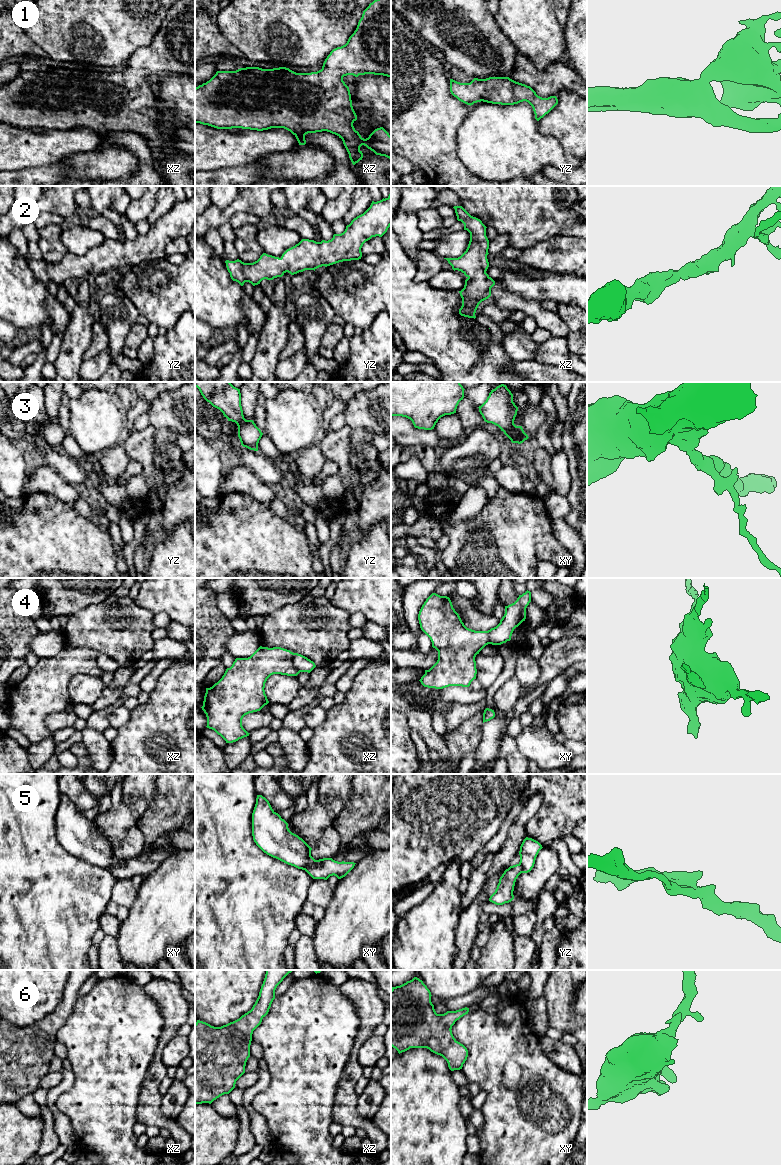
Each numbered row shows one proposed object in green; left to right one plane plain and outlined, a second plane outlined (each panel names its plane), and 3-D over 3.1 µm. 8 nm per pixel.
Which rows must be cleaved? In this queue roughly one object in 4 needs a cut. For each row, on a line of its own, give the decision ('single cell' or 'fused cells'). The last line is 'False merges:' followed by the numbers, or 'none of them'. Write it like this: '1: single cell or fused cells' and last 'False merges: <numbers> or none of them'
1: single cell
2: single cell
3: single cell
4: fused cells
5: fused cells
6: single cell
False merges: 4, 5

